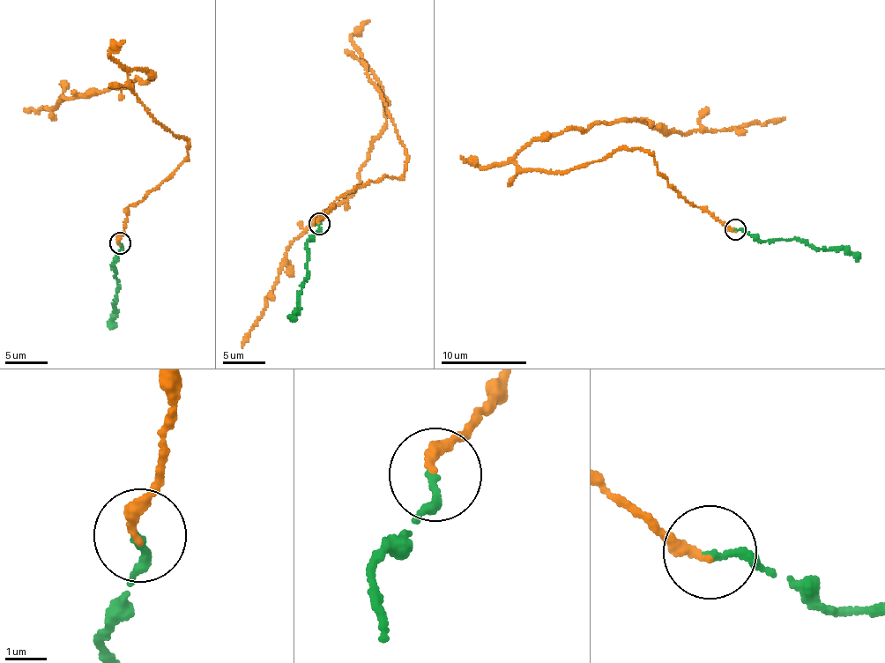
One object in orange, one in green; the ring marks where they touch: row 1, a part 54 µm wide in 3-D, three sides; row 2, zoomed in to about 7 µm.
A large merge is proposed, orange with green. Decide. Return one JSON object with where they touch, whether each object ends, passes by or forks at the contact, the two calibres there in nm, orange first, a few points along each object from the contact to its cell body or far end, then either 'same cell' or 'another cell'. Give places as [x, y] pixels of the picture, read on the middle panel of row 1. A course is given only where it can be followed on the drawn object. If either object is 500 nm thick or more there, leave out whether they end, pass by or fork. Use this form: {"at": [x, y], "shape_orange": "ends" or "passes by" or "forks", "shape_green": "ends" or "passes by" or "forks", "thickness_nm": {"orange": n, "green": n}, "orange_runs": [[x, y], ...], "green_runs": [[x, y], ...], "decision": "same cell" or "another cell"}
{"at": [319, 223], "shape_orange": "ends", "shape_green": "ends", "thickness_nm": {"orange": 240, "green": 200}, "orange_runs": [[318, 224], [334, 201], [406, 168], [367, 65], [384, 127], [350, 196], [296, 238], [242, 347]], "green_runs": [[318, 224], [318, 231], [307, 243], [307, 275], [301, 285], [299, 311], [293, 318], [296, 320]], "decision": "same cell"}

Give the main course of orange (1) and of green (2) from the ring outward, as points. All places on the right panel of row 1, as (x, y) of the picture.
1: (736, 230), (638, 147), (556, 173), (514, 159), (595, 124), (681, 134), (784, 117)
2: (736, 230), (744, 229), (762, 241), (799, 238), (816, 249), (846, 248), (859, 254)

